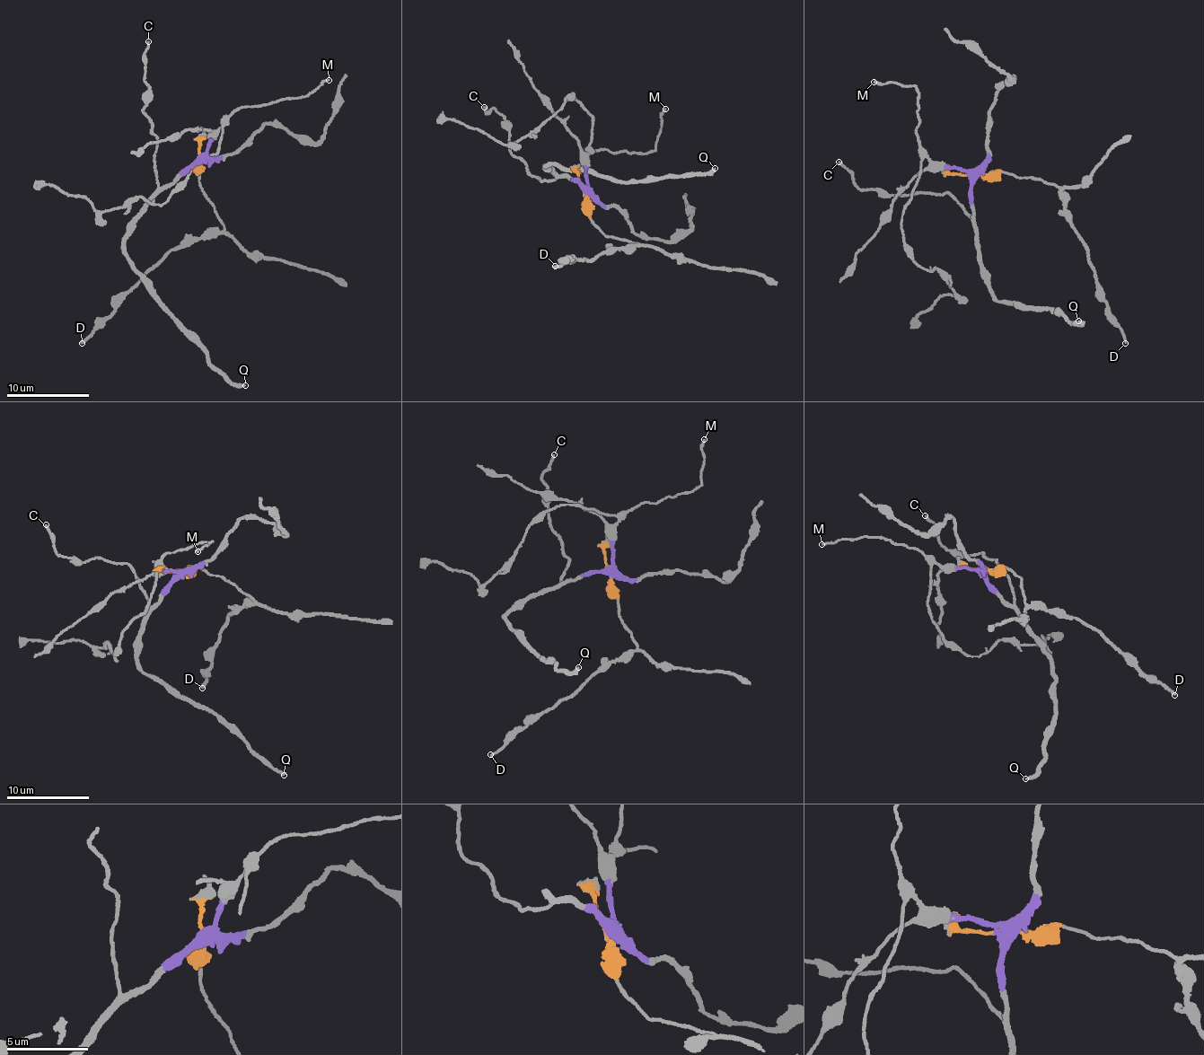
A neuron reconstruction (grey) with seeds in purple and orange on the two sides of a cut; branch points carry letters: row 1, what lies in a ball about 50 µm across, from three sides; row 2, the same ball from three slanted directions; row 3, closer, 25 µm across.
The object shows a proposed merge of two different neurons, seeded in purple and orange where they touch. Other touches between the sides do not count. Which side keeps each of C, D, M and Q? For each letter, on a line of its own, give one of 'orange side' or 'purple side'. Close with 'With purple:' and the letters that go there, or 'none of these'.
C: purple side
D: orange side
M: purple side
Q: purple side
With purple: C, M, Q

